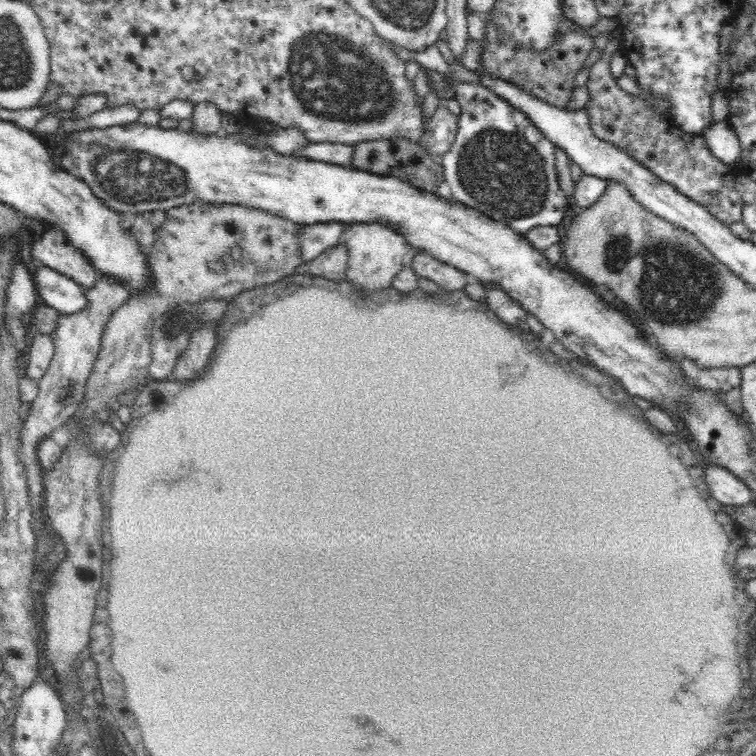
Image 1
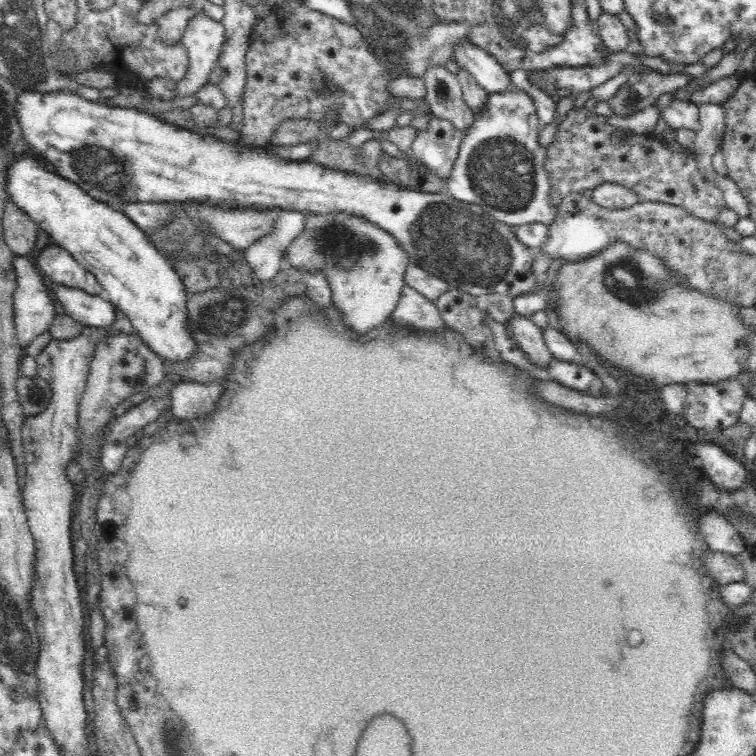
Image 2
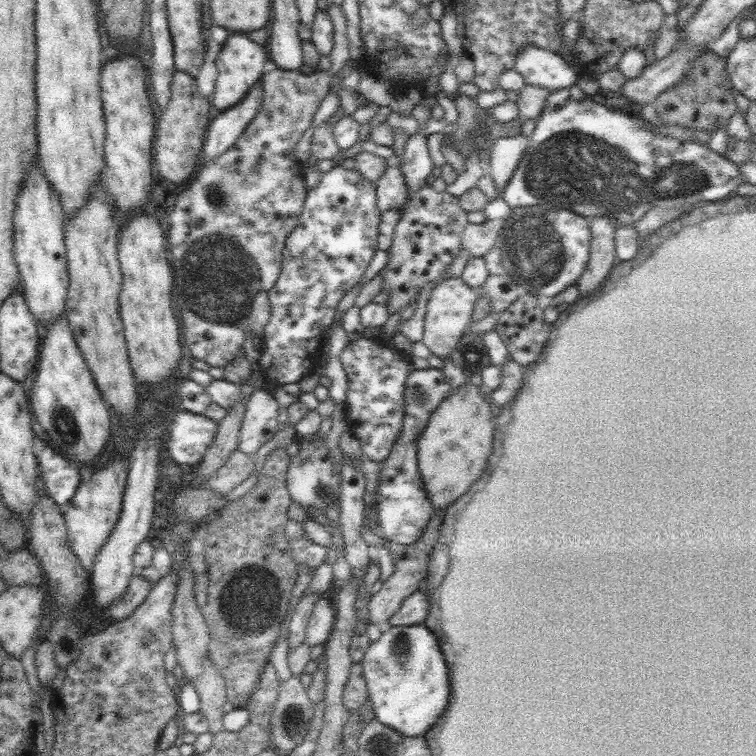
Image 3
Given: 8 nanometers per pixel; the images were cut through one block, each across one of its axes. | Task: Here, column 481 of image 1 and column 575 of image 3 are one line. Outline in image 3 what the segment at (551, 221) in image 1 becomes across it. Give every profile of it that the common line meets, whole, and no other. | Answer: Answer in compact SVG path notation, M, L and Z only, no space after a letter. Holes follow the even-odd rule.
M574 83L572 87L554 90L548 96L502 198L513 210L540 204L545 210L564 208L584 218L613 216L617 218L617 225L629 226L640 222L642 215L653 207L670 208L678 207L682 202L718 201L733 194L733 190L743 184L740 167L706 144L657 133L644 118L640 118L640 114L613 111L595 102Z

